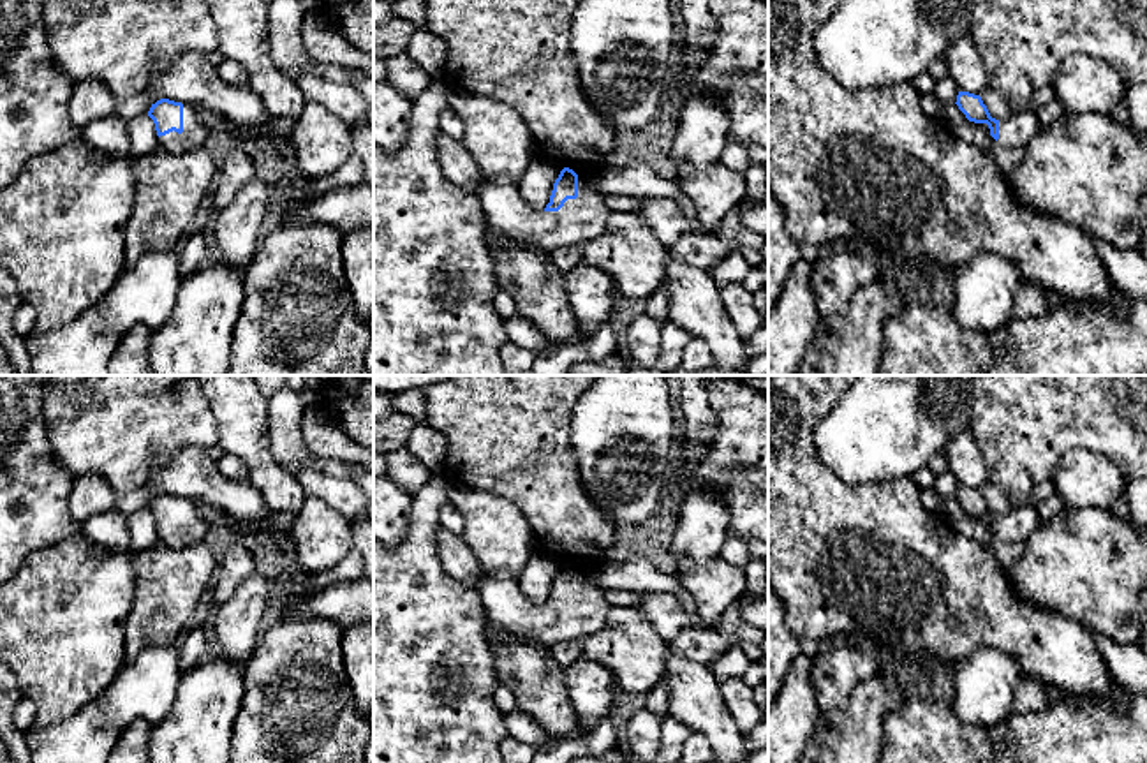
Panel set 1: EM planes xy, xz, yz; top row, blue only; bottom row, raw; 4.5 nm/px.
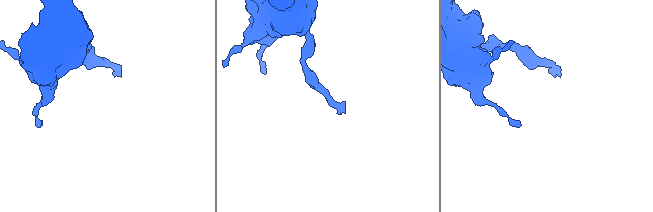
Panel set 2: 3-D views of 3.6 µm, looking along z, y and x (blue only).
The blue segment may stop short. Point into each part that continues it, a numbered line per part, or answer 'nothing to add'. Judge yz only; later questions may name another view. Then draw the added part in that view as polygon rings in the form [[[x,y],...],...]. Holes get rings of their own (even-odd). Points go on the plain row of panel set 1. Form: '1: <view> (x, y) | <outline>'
1: yz (1015, 525) | [[[1031,504],[1011,507],[999,516],[997,537],[1006,543],[1024,543],[1040,525],[1038,509]]]

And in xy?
1: xy (196, 529) | [[[183,499],[183,527],[169,527],[159,532],[160,543],[167,546],[187,546],[192,543],[206,543],[213,539],[211,527],[199,515],[192,500]]]

